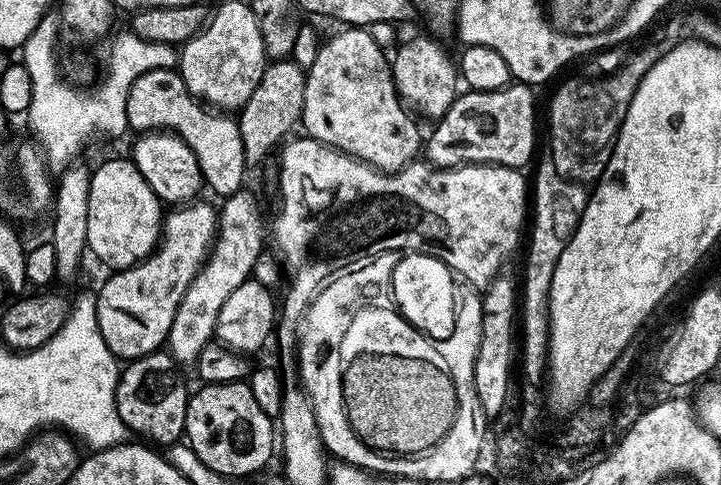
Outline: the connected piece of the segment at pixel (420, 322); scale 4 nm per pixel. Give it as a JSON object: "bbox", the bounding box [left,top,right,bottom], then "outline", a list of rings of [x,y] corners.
{"bbox":[388,252,458,344],"outline":[[[424,252],[403,253],[402,258],[393,268],[388,286],[390,291],[392,290],[392,296],[397,304],[395,304],[397,311],[408,323],[415,326],[416,329],[423,332],[427,338],[434,342],[443,344],[442,342],[451,341],[458,303],[458,286],[452,269],[448,268],[441,259],[426,255]]]}

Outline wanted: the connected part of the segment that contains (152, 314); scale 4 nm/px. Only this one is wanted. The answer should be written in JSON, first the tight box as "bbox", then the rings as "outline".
{"bbox":[96,202,218,362],"outline":[[[193,202],[183,206],[176,206],[171,209],[172,212],[163,217],[162,220],[162,231],[160,238],[157,243],[155,251],[152,255],[141,260],[140,263],[133,266],[133,268],[122,268],[111,273],[112,277],[105,282],[101,288],[98,288],[96,292],[96,313],[98,314],[98,330],[102,330],[102,339],[105,340],[106,346],[110,346],[110,350],[119,358],[121,361],[127,362],[129,360],[137,360],[139,356],[145,356],[151,352],[157,351],[167,341],[168,331],[170,326],[174,322],[174,314],[178,310],[178,306],[182,302],[182,298],[186,294],[186,290],[190,286],[190,282],[196,277],[196,273],[200,271],[204,261],[208,259],[209,252],[212,251],[212,241],[216,239],[216,229],[218,227],[218,212],[215,207],[211,208],[208,204],[200,204],[201,202]]]}

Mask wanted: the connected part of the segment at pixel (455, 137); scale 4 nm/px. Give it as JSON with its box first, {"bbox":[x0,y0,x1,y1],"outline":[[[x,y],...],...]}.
{"bbox":[426,82,536,169],"outline":[[[513,82],[502,90],[474,92],[464,90],[457,95],[446,115],[435,121],[436,129],[426,136],[426,156],[435,167],[458,168],[462,164],[498,164],[501,168],[527,169],[536,148],[536,100],[529,85]]]}

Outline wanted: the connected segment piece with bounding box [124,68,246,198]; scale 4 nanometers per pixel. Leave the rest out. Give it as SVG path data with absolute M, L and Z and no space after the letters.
M159 68L146 70L130 86L130 94L126 98L124 118L129 129L137 128L143 134L149 130L167 130L175 132L194 150L194 158L198 158L198 166L204 175L205 185L213 188L220 198L234 194L245 187L244 171L246 165L242 154L242 134L239 119L230 117L220 110L205 106L196 97L190 95L176 68Z

